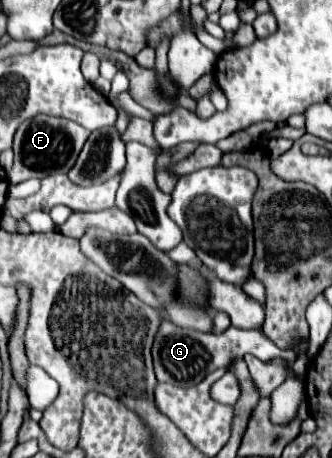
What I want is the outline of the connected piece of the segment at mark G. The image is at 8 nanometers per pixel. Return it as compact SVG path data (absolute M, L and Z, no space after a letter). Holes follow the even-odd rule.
M163 320L157 332L157 340L153 342L153 364L155 364L155 374L159 382L189 388L189 386L197 386L207 374L231 364L233 358L245 356L247 352L257 356L259 360L271 360L271 358L281 356L281 358L287 358L289 364L293 364L297 358L291 350L279 350L269 338L265 338L261 330L241 332L239 328L229 326L221 334L203 334L203 332L177 328L173 322ZM201 368L203 368L203 376L201 376Z

